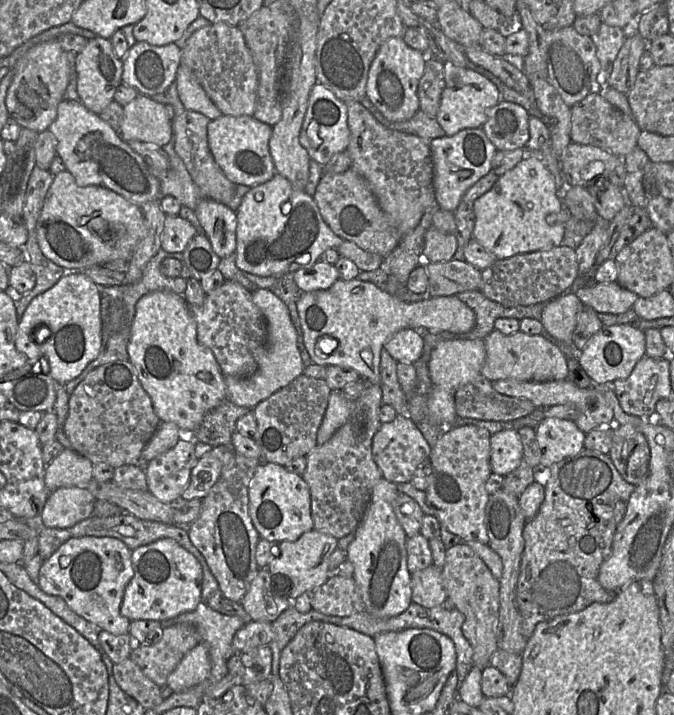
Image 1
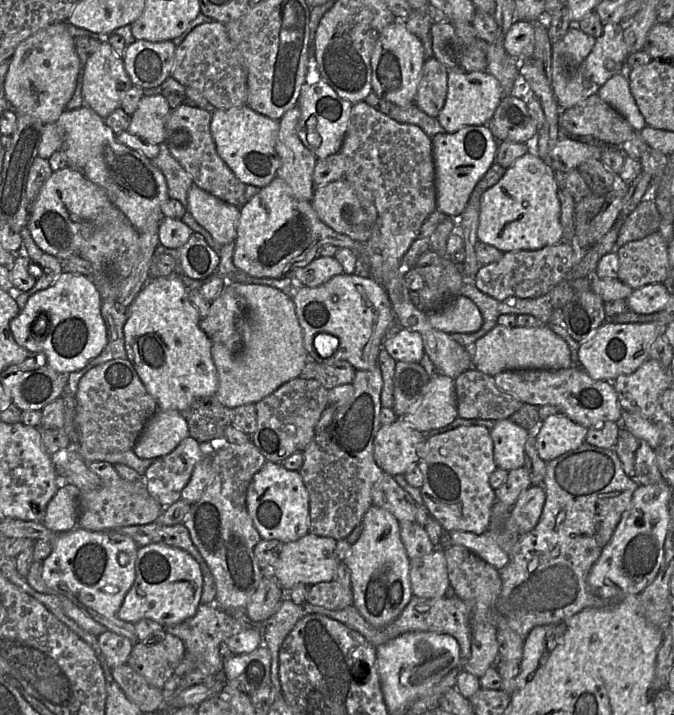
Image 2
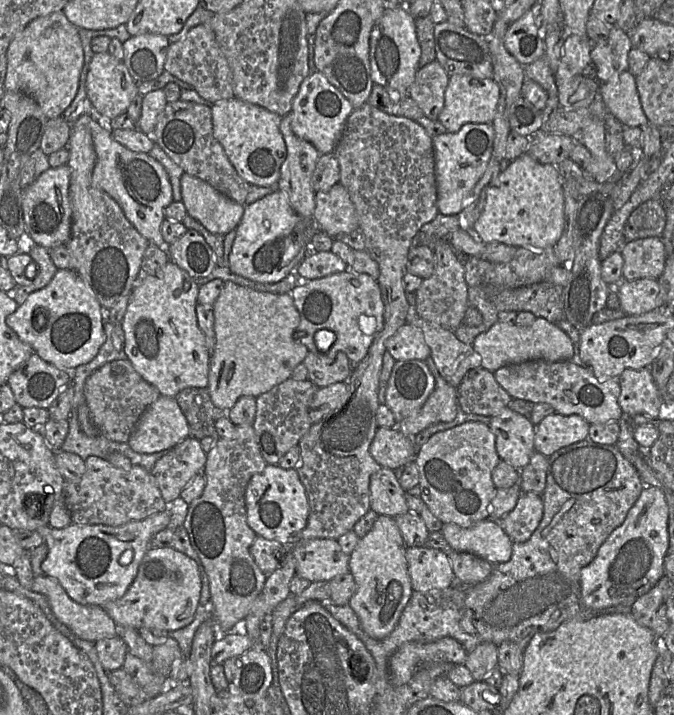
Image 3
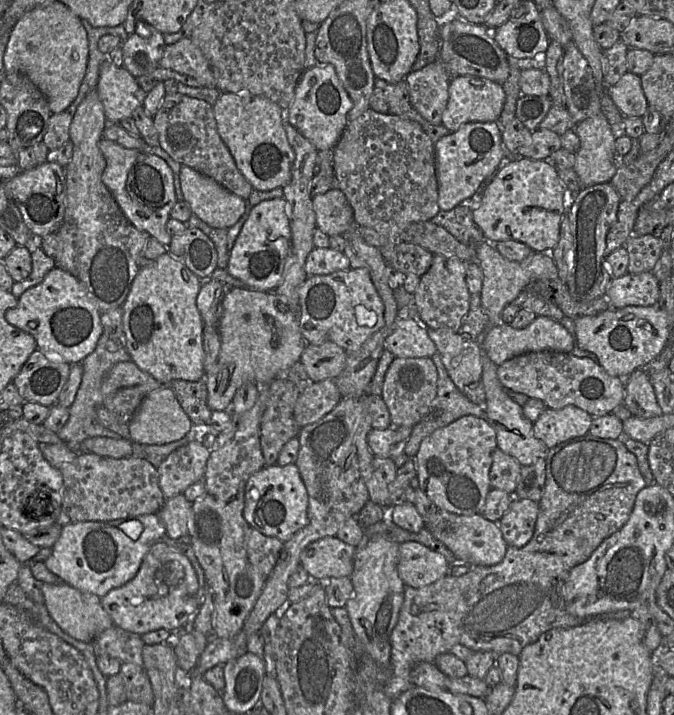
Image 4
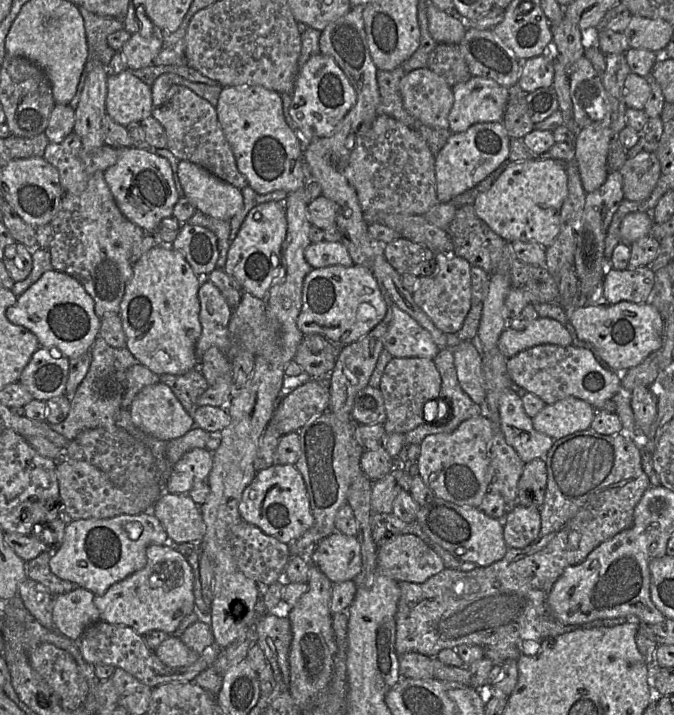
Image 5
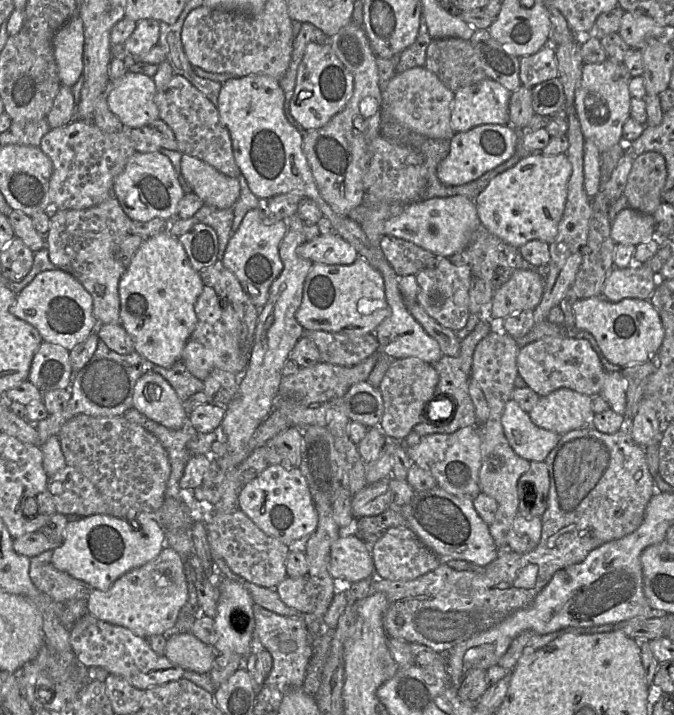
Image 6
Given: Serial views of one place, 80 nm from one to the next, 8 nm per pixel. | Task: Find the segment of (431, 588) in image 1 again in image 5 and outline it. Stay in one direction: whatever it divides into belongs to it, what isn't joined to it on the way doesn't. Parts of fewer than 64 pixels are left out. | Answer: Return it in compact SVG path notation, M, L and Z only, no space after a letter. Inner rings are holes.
M399 534L377 543L378 571L395 579L422 583L445 567L442 558L415 534Z

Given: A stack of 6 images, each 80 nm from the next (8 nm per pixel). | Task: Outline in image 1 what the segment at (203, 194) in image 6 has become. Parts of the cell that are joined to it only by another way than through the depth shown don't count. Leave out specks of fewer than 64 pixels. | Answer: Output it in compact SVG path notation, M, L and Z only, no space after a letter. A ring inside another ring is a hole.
M204 197L199 201L194 212L214 252L220 258L236 254L236 211L223 203Z

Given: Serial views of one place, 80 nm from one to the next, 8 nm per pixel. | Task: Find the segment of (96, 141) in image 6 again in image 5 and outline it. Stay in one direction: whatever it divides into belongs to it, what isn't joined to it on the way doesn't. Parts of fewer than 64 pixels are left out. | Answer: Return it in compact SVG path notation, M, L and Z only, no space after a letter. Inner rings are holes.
M72 131L60 143L49 142L43 157L57 168L63 195L65 192L80 194L94 172L105 172L116 163L120 148L127 147L104 144L96 153L84 153L80 137Z

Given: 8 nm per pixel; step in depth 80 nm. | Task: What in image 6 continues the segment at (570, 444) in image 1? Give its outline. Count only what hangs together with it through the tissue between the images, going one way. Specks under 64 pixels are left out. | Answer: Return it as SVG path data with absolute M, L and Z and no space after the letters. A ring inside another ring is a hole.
M560 388L541 396L528 414L536 426L559 435L592 427L595 415L591 397L568 388Z

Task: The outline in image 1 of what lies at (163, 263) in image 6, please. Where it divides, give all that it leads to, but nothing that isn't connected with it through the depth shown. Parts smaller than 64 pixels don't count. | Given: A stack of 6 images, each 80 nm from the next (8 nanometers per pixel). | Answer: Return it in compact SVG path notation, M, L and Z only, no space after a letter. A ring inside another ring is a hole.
M169 291L150 292L139 299L128 344L129 361L142 387L150 396L161 422L174 422L184 434L193 434L204 416L226 399L224 374L212 350L197 338L197 323L184 294Z

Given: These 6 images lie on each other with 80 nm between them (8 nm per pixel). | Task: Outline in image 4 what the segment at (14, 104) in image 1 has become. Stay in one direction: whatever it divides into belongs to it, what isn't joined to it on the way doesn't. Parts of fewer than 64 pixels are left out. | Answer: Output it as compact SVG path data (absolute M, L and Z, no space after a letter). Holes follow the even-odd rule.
M55 1L24 14L13 27L4 54L6 74L19 73L28 77L47 99L51 113L66 111L75 100L88 63L88 38L81 19L66 5Z

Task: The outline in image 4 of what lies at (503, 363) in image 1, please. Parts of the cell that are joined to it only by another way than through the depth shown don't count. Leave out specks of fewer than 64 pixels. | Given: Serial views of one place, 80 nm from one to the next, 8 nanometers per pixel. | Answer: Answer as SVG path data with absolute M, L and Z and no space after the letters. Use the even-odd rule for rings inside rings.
M537 316L524 329L515 329L510 324L505 323L488 328L483 337L481 337L481 348L483 353L495 365L499 366L505 361L529 352L554 351L571 353L573 350L573 340L570 333L559 322L548 317Z

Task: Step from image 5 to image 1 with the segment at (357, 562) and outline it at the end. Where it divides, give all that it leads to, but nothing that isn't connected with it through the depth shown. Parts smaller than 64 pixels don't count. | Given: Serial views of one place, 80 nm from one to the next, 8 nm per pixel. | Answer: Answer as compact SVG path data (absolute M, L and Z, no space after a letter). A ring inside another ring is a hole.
M315 529L303 533L296 541L279 542L279 555L267 566L272 575L282 575L279 579L286 597L293 600L307 590L315 590L327 581L329 558L338 545L338 539Z

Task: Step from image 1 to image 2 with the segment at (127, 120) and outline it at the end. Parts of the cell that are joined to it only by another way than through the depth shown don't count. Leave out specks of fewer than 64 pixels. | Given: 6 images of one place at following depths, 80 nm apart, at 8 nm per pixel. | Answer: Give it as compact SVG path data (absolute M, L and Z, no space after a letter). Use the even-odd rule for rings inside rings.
M144 94L136 111L131 115L127 131L150 143L161 144L166 139L165 122L170 111L165 96Z

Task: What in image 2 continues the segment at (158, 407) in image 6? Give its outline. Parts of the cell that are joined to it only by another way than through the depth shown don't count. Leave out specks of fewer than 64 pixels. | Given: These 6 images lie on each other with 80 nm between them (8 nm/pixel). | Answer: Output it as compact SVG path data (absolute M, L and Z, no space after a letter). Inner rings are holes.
M158 409L146 424L133 451L139 458L157 459L172 452L188 436L188 423L181 412Z

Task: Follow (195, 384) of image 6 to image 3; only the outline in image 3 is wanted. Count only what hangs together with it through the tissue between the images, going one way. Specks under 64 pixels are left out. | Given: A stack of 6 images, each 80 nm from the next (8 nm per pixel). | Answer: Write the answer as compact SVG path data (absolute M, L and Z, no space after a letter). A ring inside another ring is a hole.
M188 387L176 395L177 403L189 424L189 436L198 440L210 436L218 438L216 421L228 416L229 410L214 405L208 388Z

